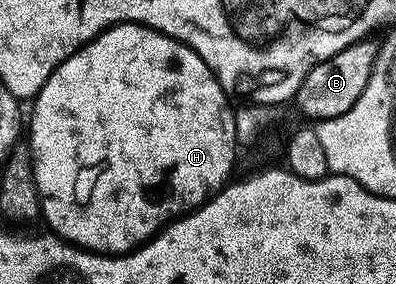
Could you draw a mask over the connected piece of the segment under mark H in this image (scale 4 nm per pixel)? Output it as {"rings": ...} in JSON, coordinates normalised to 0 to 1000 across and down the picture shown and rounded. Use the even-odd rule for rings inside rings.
{"rings":[[[301,81],[258,109],[242,137],[184,187],[139,246],[98,317],[83,352],[88,380],[73,391],[73,468],[78,454],[78,563],[83,609],[93,637],[98,739],[106,782],[119,782],[131,817],[152,842],[189,859],[215,884],[240,884],[250,898],[318,898],[323,884],[359,870],[374,842],[396,827],[424,785],[455,768],[465,746],[480,750],[563,669],[586,627],[583,599],[593,588],[593,377],[566,320],[548,271],[457,144],[389,109],[381,95],[359,95],[351,81]]]}

